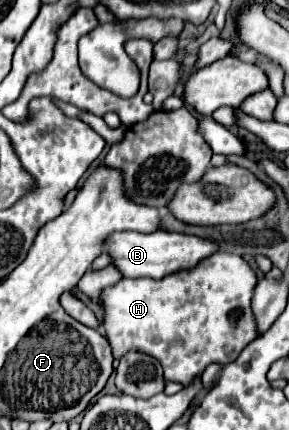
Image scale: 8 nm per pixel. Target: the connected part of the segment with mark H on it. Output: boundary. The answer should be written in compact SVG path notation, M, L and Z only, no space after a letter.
M218 252L200 262L194 270L182 270L170 274L162 280L152 278L124 278L116 286L104 290L104 328L108 334L108 342L116 358L126 354L128 350L140 350L160 360L164 368L164 378L190 386L210 364L228 364L238 358L238 354L254 342L258 334L256 318L252 314L252 294L256 288L258 276L252 266L236 256Z

